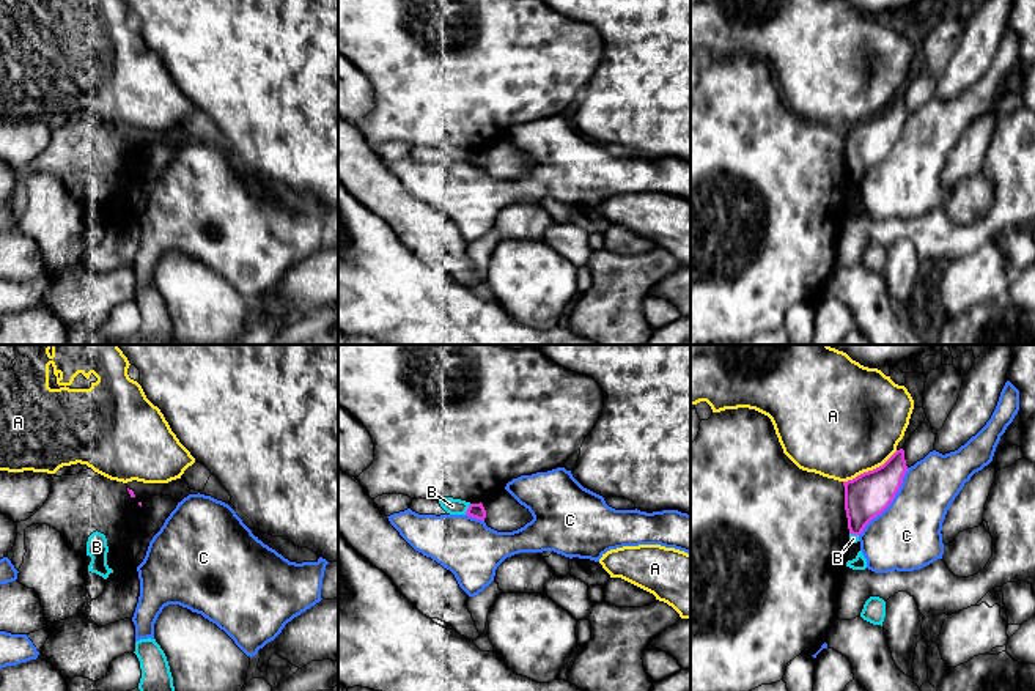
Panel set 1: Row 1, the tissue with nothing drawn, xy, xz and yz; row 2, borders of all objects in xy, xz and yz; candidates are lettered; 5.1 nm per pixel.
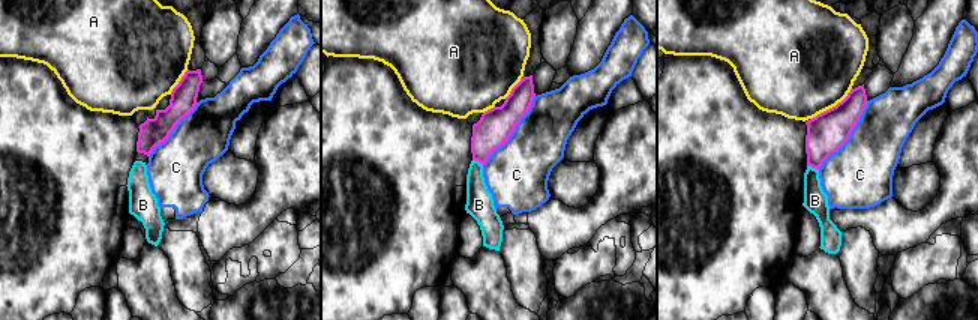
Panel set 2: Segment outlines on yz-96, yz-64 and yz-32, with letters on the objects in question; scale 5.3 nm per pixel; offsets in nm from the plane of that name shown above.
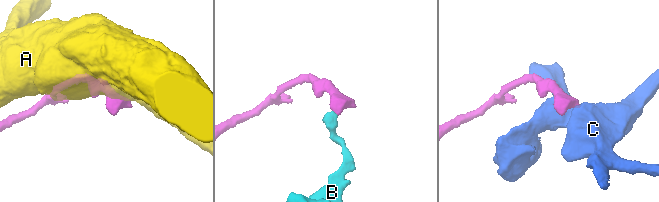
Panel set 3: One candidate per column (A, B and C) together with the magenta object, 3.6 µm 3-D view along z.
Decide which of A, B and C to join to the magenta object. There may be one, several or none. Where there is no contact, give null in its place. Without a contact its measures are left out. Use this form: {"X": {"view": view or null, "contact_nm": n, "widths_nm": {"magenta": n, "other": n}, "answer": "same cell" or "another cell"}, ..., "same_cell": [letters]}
{"A": {"view": "yz", "contact_nm": 320, "widths_nm": {"magenta": 220, "other": 500}, "answer": "another cell"}, "B": {"view": "xz", "contact_nm": 70, "widths_nm": {"magenta": 80, "other": 80}, "answer": "another cell"}, "C": {"view": "yz", "contact_nm": 440, "widths_nm": {"magenta": 220, "other": 360}, "answer": "another cell"}, "same_cell": []}

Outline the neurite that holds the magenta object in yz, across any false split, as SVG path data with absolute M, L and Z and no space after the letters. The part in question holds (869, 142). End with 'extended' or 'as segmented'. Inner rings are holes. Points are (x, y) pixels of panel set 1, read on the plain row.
M900 96L882 113L843 129L849 181L860 183L890 153L906 118L904 98Z | as segmented

